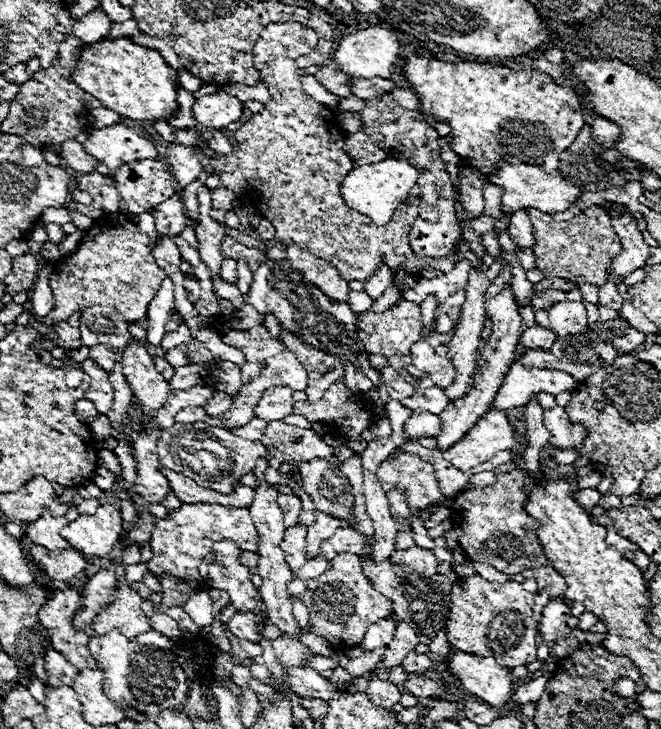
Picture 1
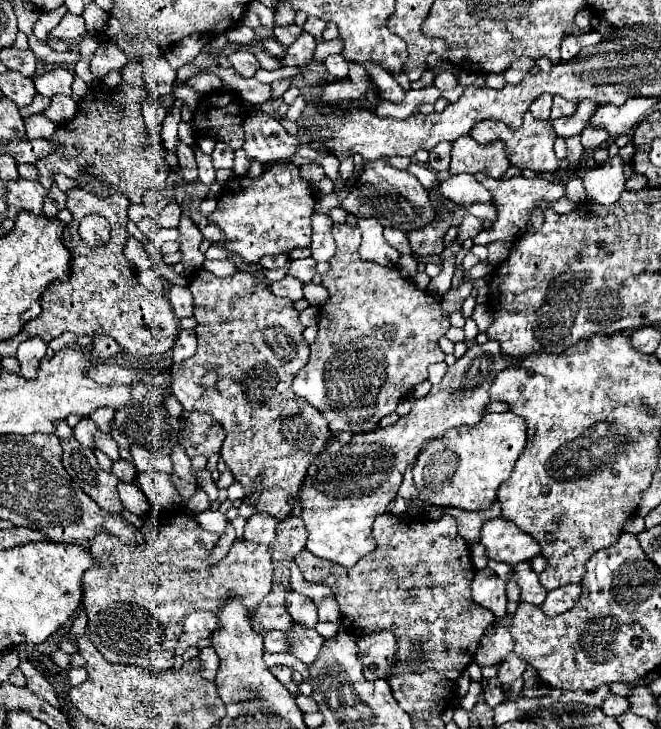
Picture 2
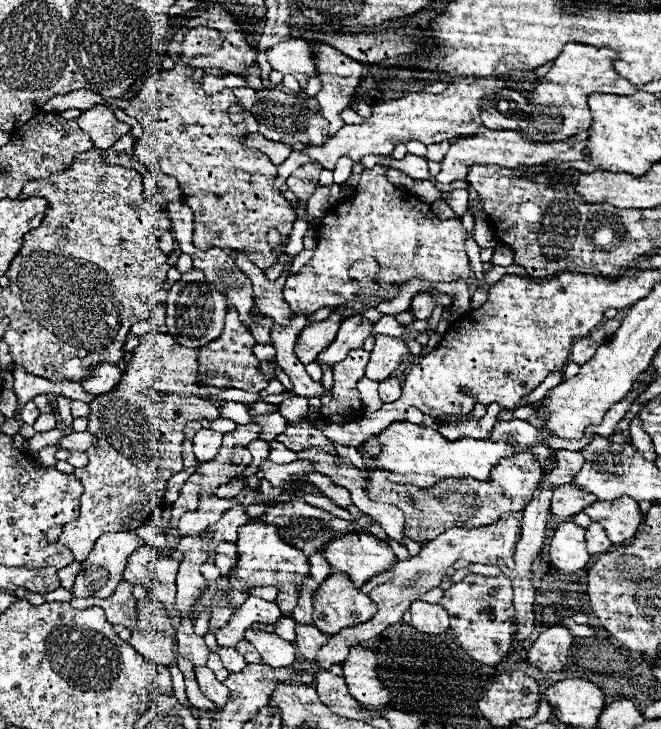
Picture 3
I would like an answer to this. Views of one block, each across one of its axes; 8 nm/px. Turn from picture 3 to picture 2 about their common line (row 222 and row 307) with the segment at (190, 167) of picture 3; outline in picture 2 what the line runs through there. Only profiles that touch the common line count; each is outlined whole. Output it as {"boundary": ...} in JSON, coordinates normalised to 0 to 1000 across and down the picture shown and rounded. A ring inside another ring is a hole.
{"boundary":[[[300,370],[284,395],[293,406],[293,453],[300,461],[300,480],[287,494],[260,502],[260,540],[278,557],[278,562],[306,562],[339,584],[342,601],[333,626],[354,650],[354,658],[369,667],[372,680],[393,675],[393,686],[384,691],[387,702],[405,702],[427,716],[445,700],[436,686],[451,678],[469,631],[475,631],[475,626],[493,615],[493,606],[502,598],[490,571],[463,549],[451,546],[439,532],[445,516],[469,491],[466,469],[457,464],[460,447],[451,436],[454,431],[439,412],[411,406],[405,392],[375,373],[357,373],[351,379],[330,381],[321,373]],[[312,510],[330,510],[324,532],[306,532],[306,516]],[[390,656],[393,669],[384,664]]]}

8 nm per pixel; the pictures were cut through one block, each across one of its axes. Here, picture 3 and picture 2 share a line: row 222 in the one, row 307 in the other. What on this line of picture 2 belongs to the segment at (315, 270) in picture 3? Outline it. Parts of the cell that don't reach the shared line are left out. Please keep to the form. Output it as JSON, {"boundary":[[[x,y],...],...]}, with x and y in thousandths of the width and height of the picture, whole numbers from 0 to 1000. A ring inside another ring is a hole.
{"boundary":[[[505,307],[502,324],[508,329],[508,348],[499,354],[499,370],[487,376],[487,392],[496,398],[499,409],[493,420],[484,420],[481,428],[481,461],[469,475],[469,497],[445,519],[448,543],[463,546],[487,571],[496,576],[502,593],[563,593],[572,587],[572,579],[599,562],[605,546],[620,538],[629,527],[648,519],[648,502],[672,494],[672,483],[663,475],[663,466],[675,458],[681,444],[681,431],[699,422],[699,414],[714,401],[711,381],[702,381],[693,395],[681,395],[669,406],[654,406],[644,398],[632,398],[623,384],[614,384],[599,365],[575,365],[569,359],[548,357],[542,337],[548,321],[542,310]]]}

